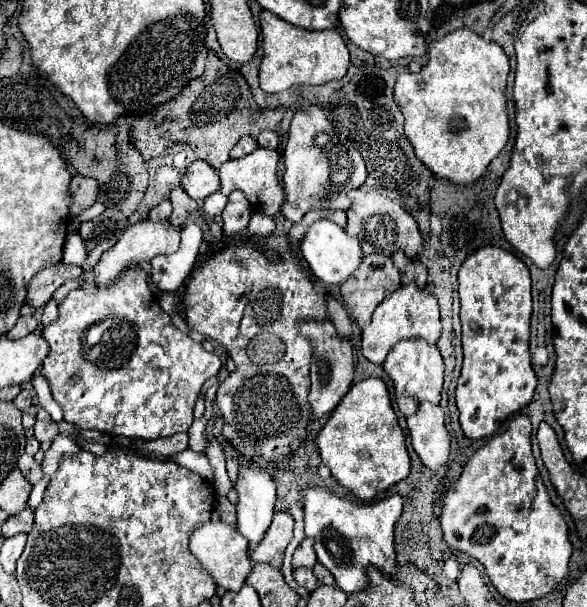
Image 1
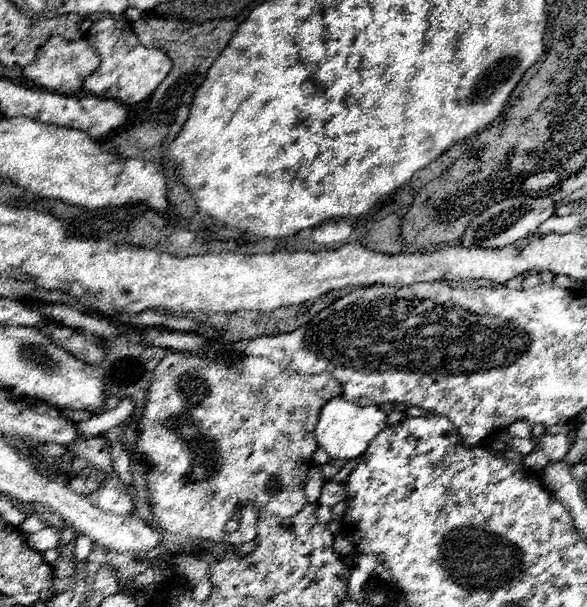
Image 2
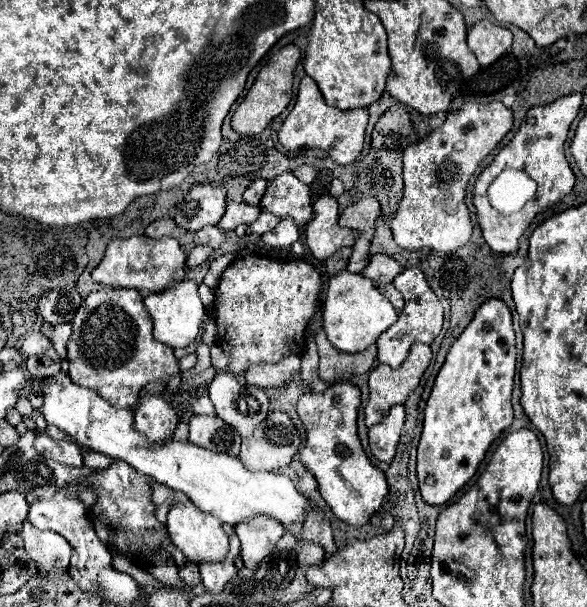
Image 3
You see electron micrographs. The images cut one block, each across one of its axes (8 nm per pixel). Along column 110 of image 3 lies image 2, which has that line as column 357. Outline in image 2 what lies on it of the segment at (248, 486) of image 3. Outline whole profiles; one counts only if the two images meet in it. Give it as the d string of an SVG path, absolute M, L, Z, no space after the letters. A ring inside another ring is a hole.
M342 396L330 400L326 406L322 406L322 412L318 416L318 424L314 428L314 438L318 446L334 460L354 460L366 452L370 446L370 440L376 438L378 432L386 428L386 412L378 406L358 406Z

